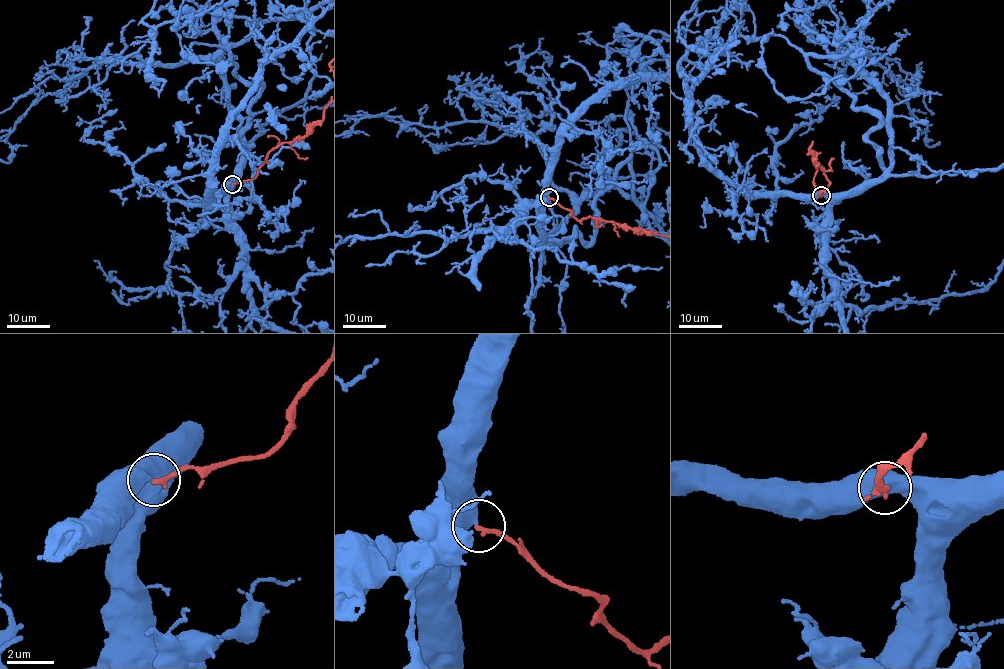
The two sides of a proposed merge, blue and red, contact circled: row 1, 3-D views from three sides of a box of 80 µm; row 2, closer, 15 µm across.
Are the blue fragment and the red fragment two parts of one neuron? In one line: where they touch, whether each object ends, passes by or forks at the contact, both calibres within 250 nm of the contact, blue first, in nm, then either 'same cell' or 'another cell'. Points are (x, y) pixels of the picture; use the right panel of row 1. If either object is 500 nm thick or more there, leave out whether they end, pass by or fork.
at (821, 195); 550 nm thick on the blue side, 180 nm on the other; same cell

